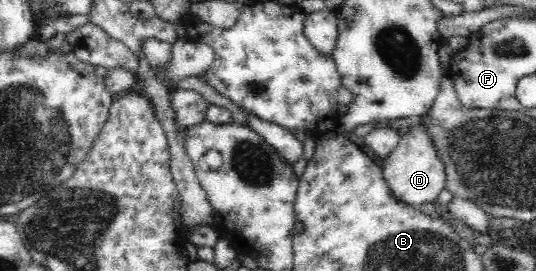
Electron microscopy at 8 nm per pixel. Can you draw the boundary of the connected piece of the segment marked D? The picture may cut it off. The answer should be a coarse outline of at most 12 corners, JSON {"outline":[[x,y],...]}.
{"outline":[[425,112],[383,160],[395,198],[433,202],[446,188]]}

